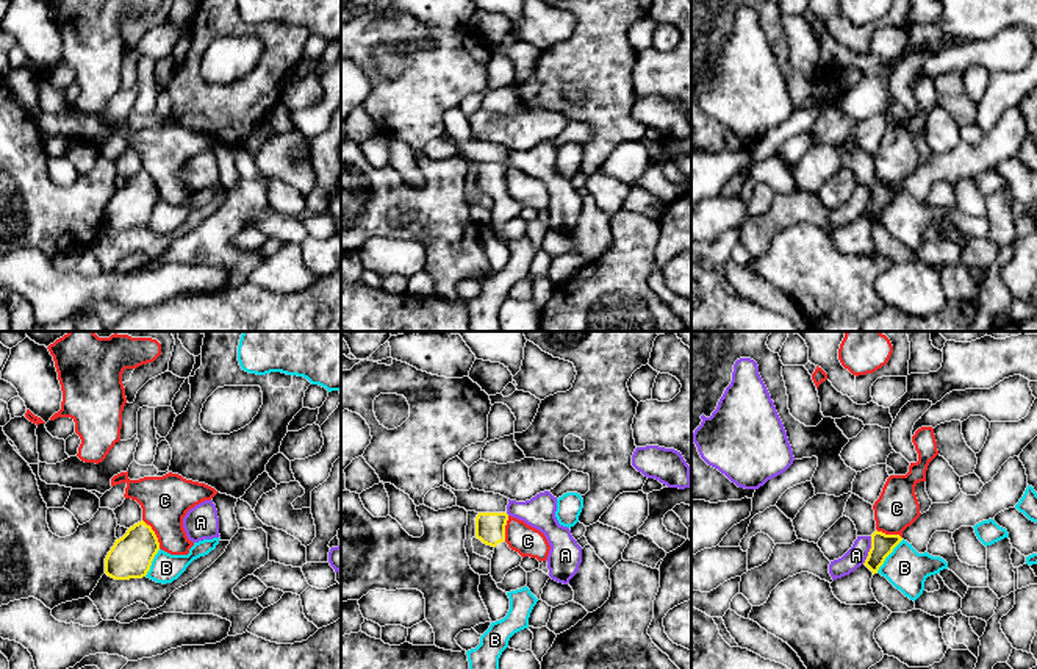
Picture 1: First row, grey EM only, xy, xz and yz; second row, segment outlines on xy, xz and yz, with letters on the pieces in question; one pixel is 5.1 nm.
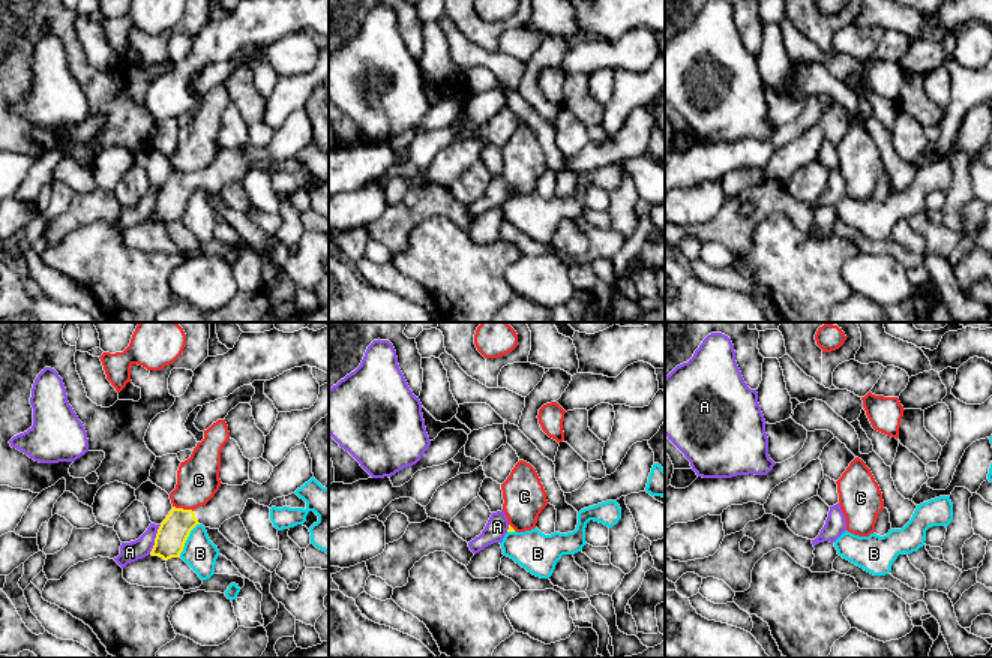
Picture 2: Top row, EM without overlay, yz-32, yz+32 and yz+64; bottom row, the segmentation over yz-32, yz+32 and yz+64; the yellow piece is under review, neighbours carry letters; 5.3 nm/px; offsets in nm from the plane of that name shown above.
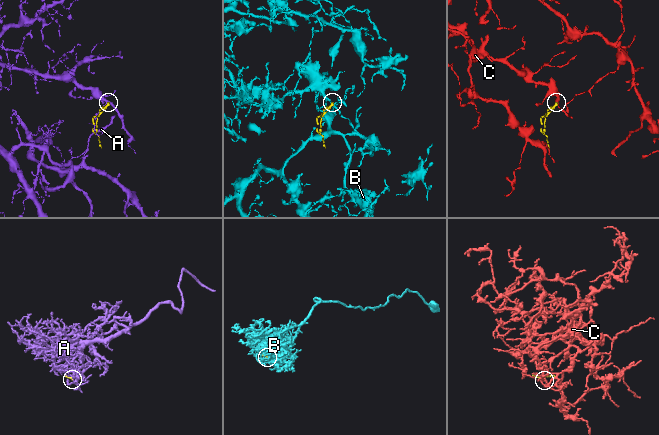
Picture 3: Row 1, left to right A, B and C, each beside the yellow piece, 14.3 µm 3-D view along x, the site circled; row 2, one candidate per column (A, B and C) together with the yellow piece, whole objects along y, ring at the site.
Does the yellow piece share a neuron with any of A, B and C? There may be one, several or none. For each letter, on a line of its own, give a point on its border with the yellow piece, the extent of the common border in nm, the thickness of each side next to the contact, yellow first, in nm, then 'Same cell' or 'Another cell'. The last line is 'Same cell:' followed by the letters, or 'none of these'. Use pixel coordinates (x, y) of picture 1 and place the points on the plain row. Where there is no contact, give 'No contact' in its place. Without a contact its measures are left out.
A: Touches yellow at yz (870, 200). Shared border 150 nm. Thickness 120 nm (yellow) against 100 nm. Another cell
B: Touches yellow at yz (887, 205). Shared border 220 nm. Thickness 120 nm (yellow) against 220 nm. Another cell
C: Touches yellow at xy (154, 183). Shared border 180 nm. Thickness 220 nm (yellow) against 260 nm. Another cell
Same cell: none of these

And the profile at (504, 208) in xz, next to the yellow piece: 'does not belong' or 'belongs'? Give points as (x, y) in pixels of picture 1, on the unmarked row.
belongs

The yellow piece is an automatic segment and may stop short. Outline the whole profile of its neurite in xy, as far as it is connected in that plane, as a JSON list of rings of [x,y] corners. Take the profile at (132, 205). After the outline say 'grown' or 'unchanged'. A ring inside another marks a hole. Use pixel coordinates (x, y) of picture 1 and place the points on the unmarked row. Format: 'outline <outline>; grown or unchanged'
outline [[[141,170],[116,189],[105,208],[105,224],[114,230],[142,228],[150,220],[158,200],[155,181]]]; unchanged

